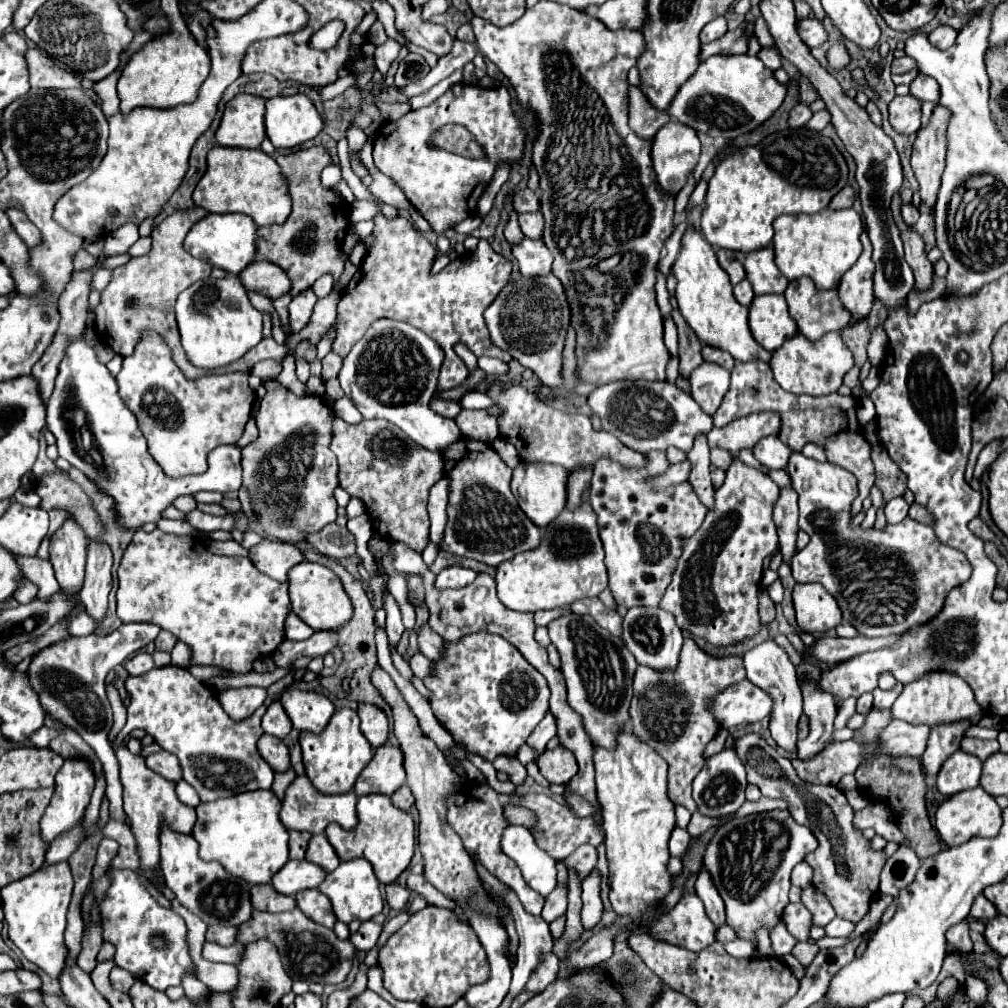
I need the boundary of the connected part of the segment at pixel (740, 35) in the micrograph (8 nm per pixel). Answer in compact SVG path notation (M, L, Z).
M744 22L736 30L726 32L726 36L722 36L710 44L702 44L700 60L708 58L712 54L744 54L744 52L748 52L748 42L750 42L750 34L746 32L746 22Z

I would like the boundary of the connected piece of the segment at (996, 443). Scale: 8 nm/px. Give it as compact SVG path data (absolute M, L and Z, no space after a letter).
M992 440L990 444L986 444L986 448L982 448L976 468L974 468L974 478L980 478L984 474L984 470L990 466L990 462L994 462L998 458L998 454L1002 452L1002 440Z

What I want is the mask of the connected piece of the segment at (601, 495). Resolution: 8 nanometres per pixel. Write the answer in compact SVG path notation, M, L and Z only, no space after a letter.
M650 452L644 470L626 470L606 458L594 466L590 504L598 514L600 538L606 550L604 564L618 606L658 606L670 584L676 560L682 554L682 540L700 528L708 512L688 482L674 484L660 492L652 492L648 484L644 484L646 476L662 474L668 466L664 452Z

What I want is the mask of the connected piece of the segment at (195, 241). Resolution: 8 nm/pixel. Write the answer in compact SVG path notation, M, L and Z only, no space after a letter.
M208 214L190 228L182 246L190 256L206 260L228 274L238 274L256 258L256 224L246 214Z

